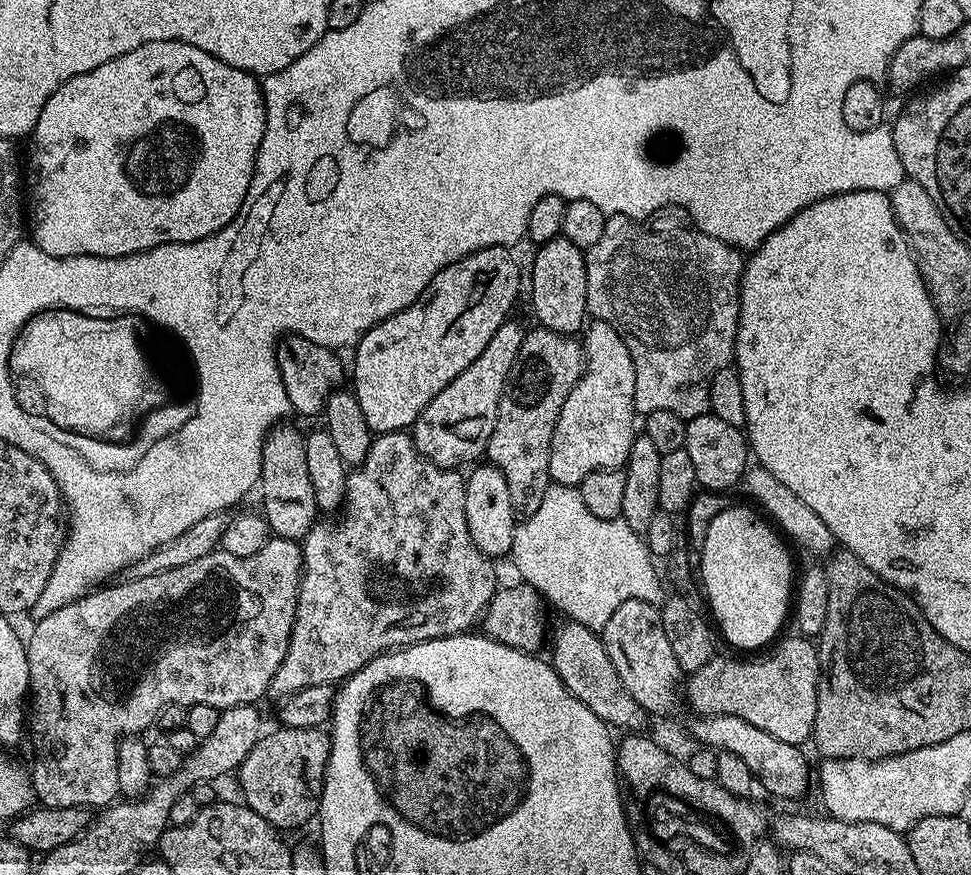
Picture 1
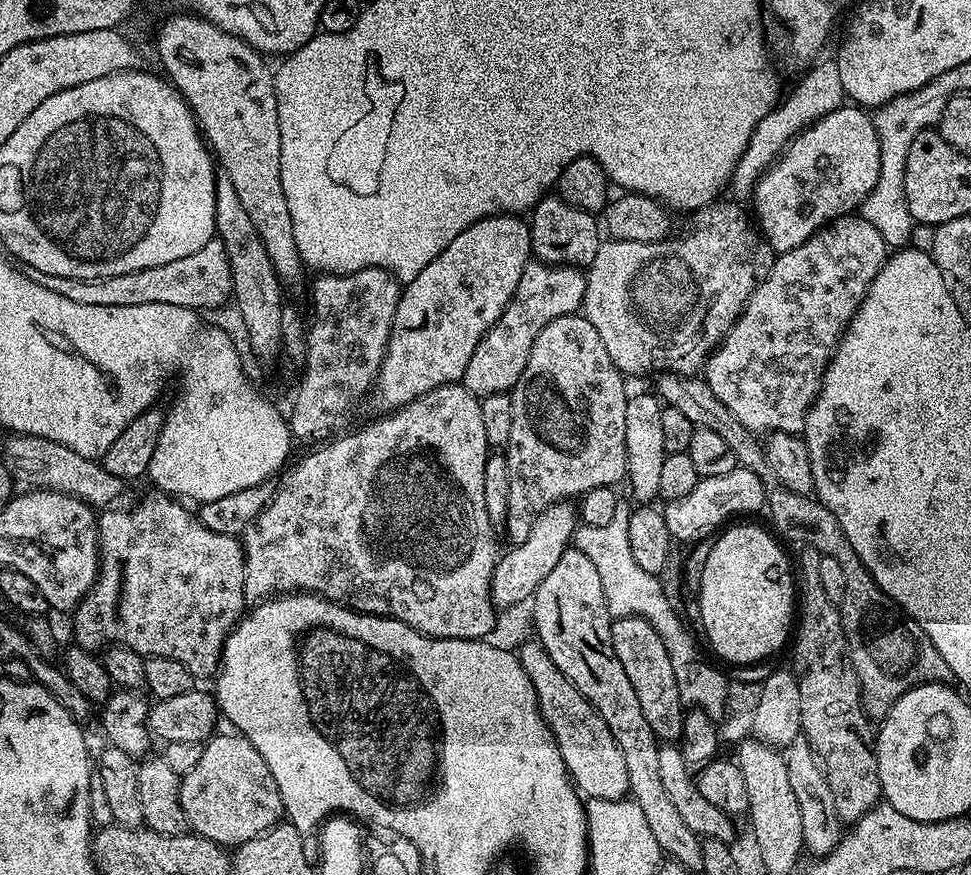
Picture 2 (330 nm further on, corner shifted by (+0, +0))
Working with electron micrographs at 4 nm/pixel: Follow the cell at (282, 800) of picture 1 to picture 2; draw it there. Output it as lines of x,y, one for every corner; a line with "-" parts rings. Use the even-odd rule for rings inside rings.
213,735
204,744
202,759
180,781
180,805
188,819
188,828
195,835
204,836
221,846
239,846
250,842
250,838
258,838
258,834
269,832
274,825
281,823
284,816
282,794
278,794
278,782
274,782
270,766
266,766
262,754
254,750
245,736
231,735

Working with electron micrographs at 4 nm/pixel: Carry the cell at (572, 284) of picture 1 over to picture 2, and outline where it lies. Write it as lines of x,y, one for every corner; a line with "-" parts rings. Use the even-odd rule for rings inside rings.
549,194
531,209
531,216
532,254
539,263
584,270
594,262
594,254
598,254
602,243
602,228
593,213
578,210
560,199
559,195

